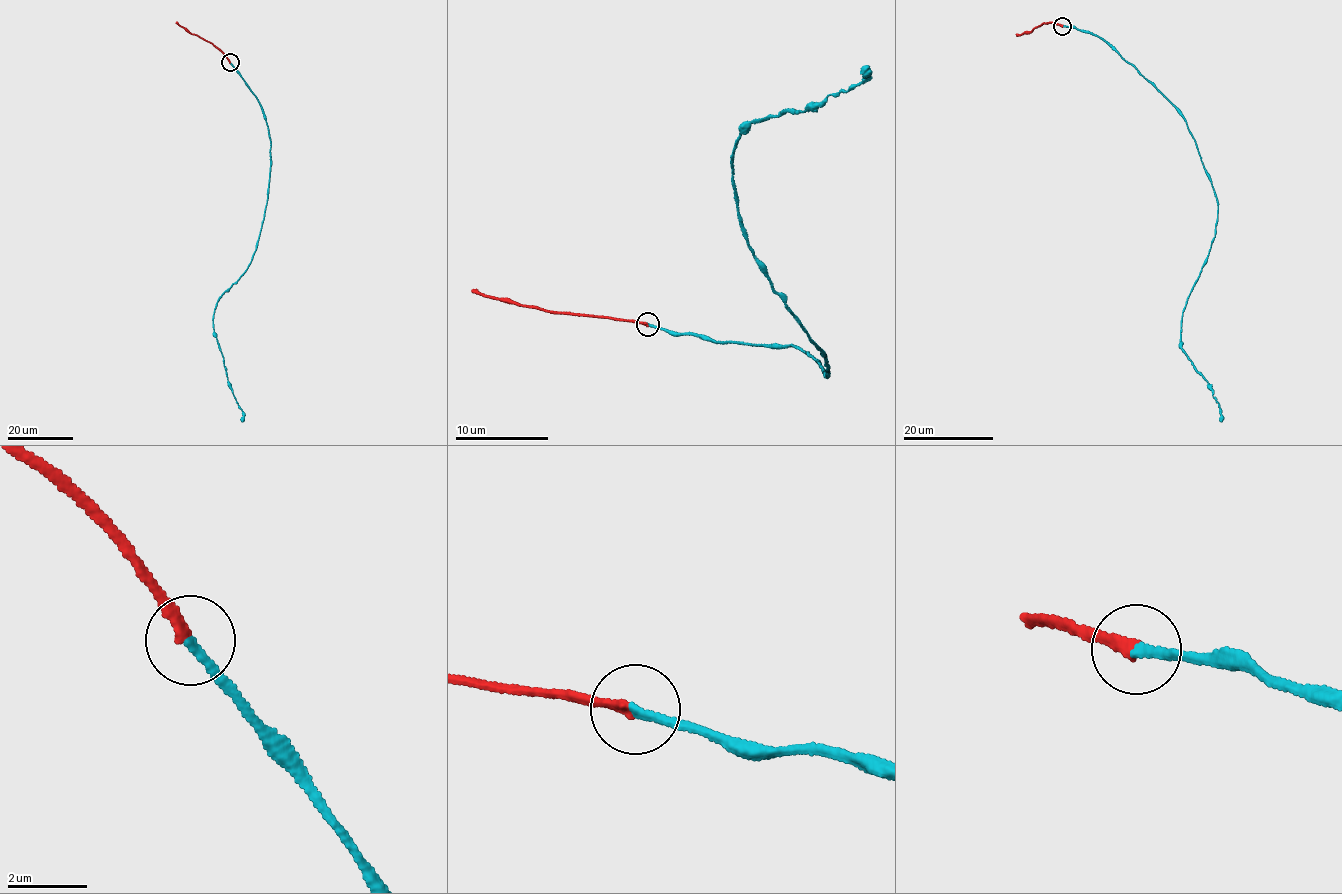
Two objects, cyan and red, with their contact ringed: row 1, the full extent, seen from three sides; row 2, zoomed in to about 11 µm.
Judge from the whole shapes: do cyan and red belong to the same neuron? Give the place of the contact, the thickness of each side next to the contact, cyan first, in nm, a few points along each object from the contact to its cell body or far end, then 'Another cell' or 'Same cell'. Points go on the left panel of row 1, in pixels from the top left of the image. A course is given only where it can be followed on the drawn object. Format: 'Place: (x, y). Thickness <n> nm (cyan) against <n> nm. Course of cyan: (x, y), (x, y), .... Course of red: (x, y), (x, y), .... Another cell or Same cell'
Place: (230, 62). Thickness 240 nm (cyan) against 260 nm. Course of cyan: (230, 62), (258, 102), (270, 141), (258, 244), (213, 314), (241, 421). Course of red: (230, 62), (212, 43), (189, 33), (175, 22). Same cell

